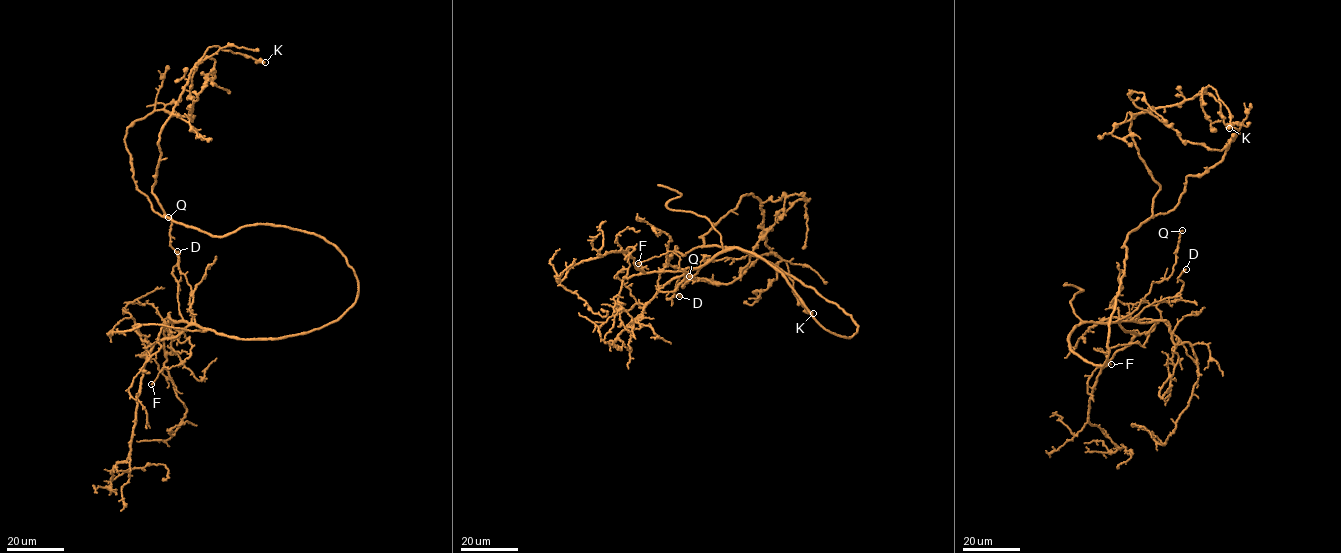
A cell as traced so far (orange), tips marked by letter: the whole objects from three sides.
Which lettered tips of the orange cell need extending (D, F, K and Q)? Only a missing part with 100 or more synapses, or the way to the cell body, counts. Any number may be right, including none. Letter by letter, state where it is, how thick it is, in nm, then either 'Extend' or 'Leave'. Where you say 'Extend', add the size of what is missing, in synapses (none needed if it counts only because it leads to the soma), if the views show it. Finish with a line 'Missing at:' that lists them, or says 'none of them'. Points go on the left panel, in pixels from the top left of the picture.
D: Place: (177, 251). Thickness 340 nm. Leave
F: Place: (151, 384). Thickness 110 nm. Leave
K: Place: (265, 62). Thickness 500 nm. Leave
Q: Place: (168, 217). Thickness 140 nm. Leave
Missing at: none of them

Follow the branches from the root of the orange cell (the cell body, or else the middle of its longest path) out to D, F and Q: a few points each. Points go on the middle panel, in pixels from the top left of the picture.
D: (851, 317), (857, 326), (849, 338), (825, 329), (780, 272), (733, 247), (679, 277), (667, 299), (679, 296)
F: (851, 317), (849, 338), (825, 329), (735, 247), (666, 292), (684, 280), (679, 256), (638, 263)
Q: (851, 317), (857, 326), (849, 338), (825, 329), (780, 272), (735, 247), (719, 252), (683, 288), (689, 276)

